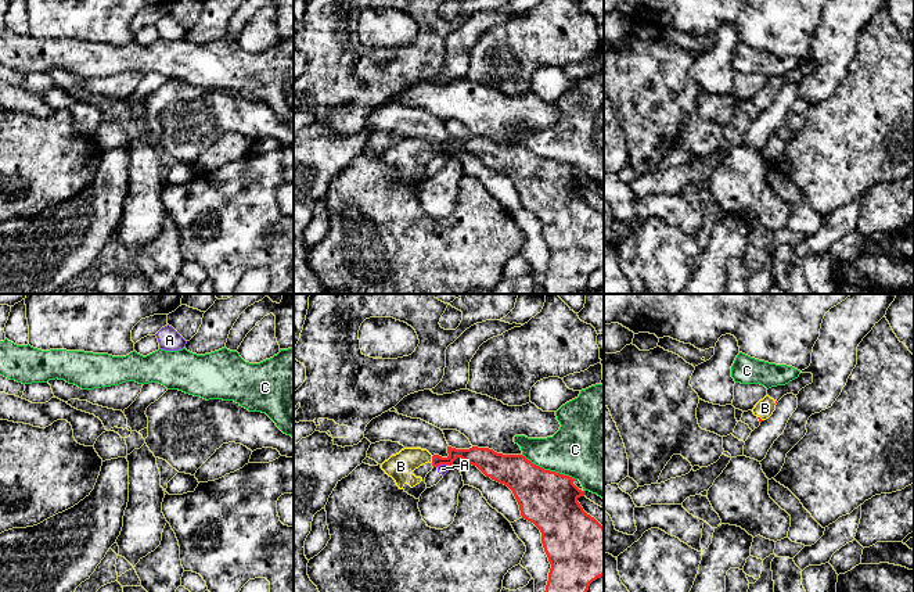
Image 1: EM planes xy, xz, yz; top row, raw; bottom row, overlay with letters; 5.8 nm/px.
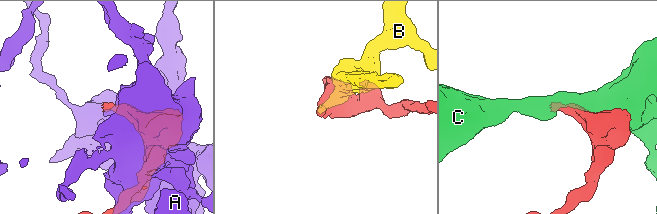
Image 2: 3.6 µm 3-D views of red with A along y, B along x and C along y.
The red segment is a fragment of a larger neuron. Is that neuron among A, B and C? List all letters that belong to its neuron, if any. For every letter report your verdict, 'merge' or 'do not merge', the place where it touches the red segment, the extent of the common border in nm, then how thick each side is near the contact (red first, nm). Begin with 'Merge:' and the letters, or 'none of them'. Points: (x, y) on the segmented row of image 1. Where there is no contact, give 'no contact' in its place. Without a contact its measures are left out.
Merge: B
A: do not merge; contact xz (443, 463); length 90 nm; calibres 140 and 60 nm
B: merge; contact xz (432, 459); length 40 nm; calibres 110 and 160 nm
C: do not merge; contact xz (549, 470); length 340 nm; calibres 320 and 380 nm

